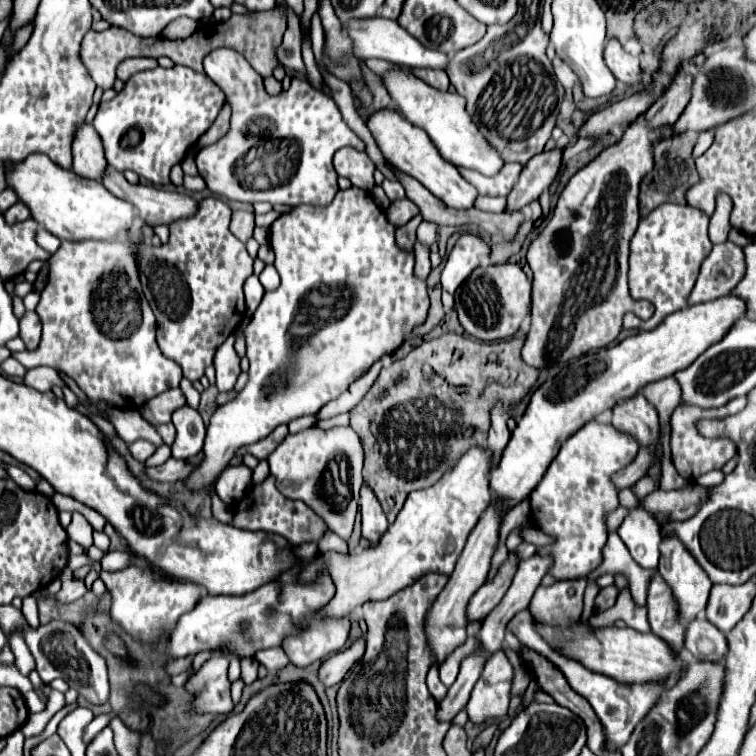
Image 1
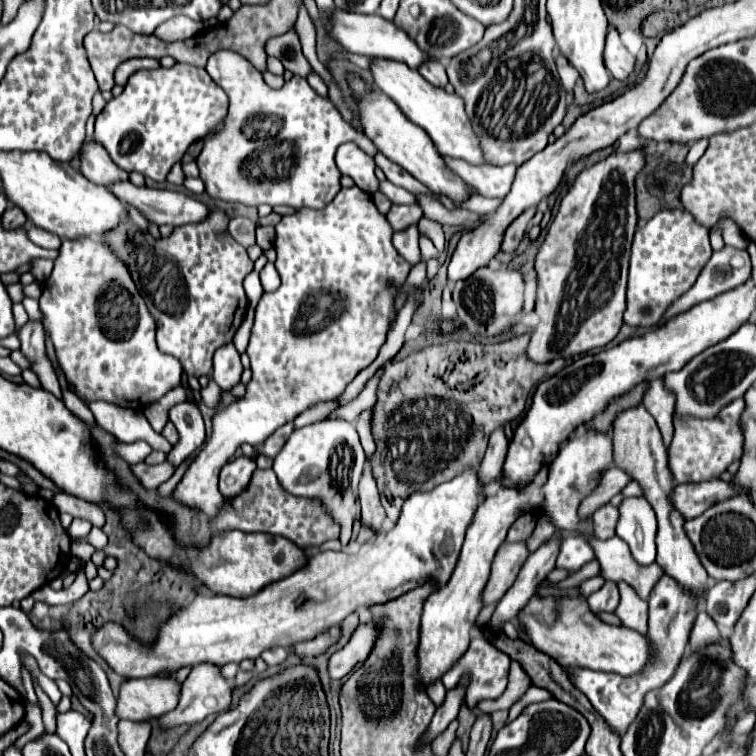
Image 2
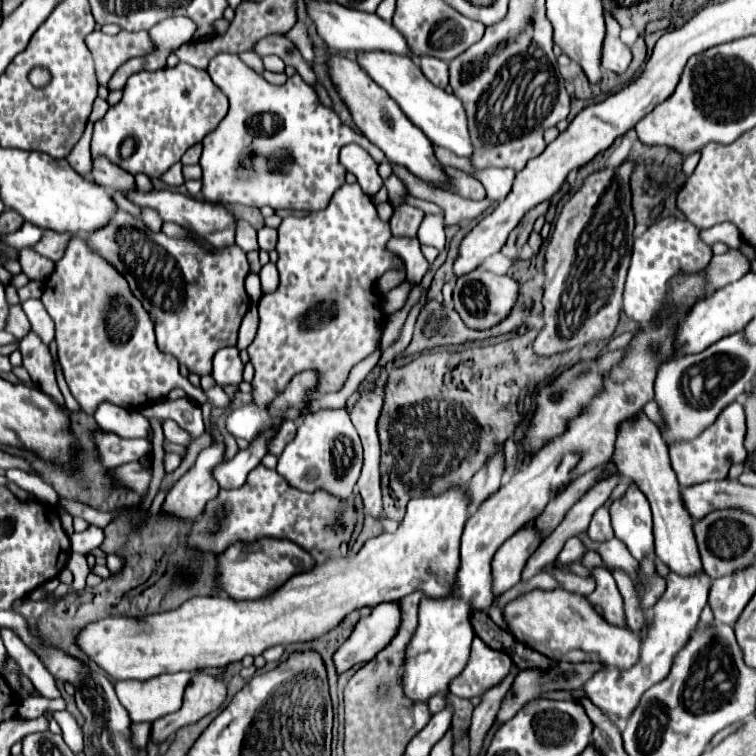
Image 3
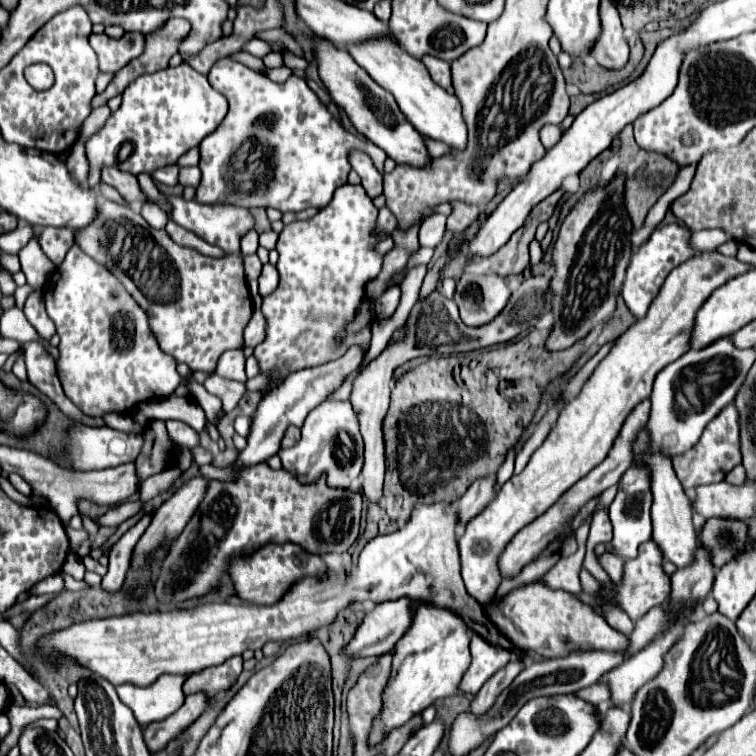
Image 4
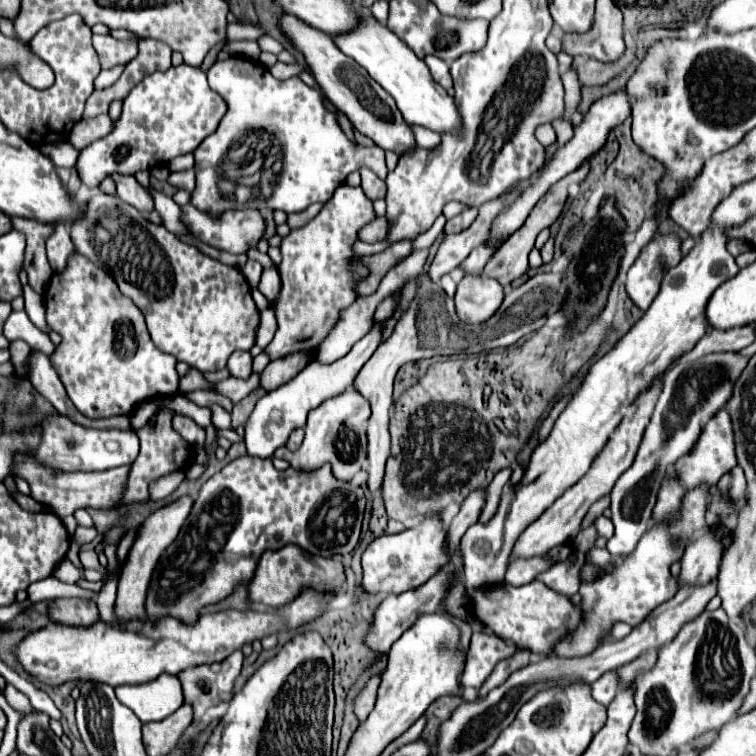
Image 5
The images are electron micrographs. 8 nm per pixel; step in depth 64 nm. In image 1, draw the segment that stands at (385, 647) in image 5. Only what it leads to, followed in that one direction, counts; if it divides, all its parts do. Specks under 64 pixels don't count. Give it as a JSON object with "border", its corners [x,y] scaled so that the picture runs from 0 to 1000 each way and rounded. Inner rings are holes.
{"border":[[[481,844],[471,847],[460,860],[452,860],[452,862],[437,868],[434,873],[429,873],[426,881],[423,881],[423,886],[421,886],[423,902],[431,910],[452,902],[452,897],[458,894],[458,889],[466,884],[466,878],[471,873],[476,873],[479,865],[481,865]]]}

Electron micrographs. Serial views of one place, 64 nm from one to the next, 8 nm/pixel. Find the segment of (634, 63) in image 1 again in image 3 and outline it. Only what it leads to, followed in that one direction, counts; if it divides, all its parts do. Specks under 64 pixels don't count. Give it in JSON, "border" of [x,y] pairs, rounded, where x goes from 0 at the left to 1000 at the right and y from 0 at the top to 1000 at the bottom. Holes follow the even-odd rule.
{"border":[[[802,19],[802,50],[796,63],[796,90],[812,98],[825,98],[836,82],[836,69],[820,53],[820,34]]]}

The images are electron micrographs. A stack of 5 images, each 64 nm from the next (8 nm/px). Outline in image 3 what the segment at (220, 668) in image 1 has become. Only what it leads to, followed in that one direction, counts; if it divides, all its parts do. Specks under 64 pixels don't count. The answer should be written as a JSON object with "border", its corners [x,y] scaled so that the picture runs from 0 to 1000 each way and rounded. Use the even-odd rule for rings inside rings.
{"border":[[[259,886],[246,907],[241,937],[201,955],[201,979],[214,981],[222,974],[228,974],[235,963],[257,958],[272,944],[288,939],[299,926],[299,915],[302,913],[296,899],[288,899],[280,892]]]}

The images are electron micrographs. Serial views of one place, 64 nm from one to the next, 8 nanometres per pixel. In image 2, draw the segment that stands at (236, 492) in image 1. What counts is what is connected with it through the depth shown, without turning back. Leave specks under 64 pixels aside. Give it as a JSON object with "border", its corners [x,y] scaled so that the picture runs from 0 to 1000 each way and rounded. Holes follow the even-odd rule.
{"border":[[[312,606],[310,611],[299,614],[291,624],[290,648],[299,661],[307,661],[331,640],[333,624],[339,622],[339,611],[328,606]]]}

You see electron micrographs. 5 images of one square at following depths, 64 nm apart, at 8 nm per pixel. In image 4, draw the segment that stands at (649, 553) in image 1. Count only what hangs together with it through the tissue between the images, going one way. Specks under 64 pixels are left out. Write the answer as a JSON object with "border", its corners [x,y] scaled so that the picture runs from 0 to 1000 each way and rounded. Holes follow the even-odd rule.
{"border":[[[831,619],[820,635],[820,648],[804,672],[812,696],[812,712],[807,720],[812,722],[817,735],[841,738],[844,725],[862,712],[860,667],[862,667],[862,653],[857,651],[857,630],[852,630],[852,624],[841,624],[841,619]]]}

